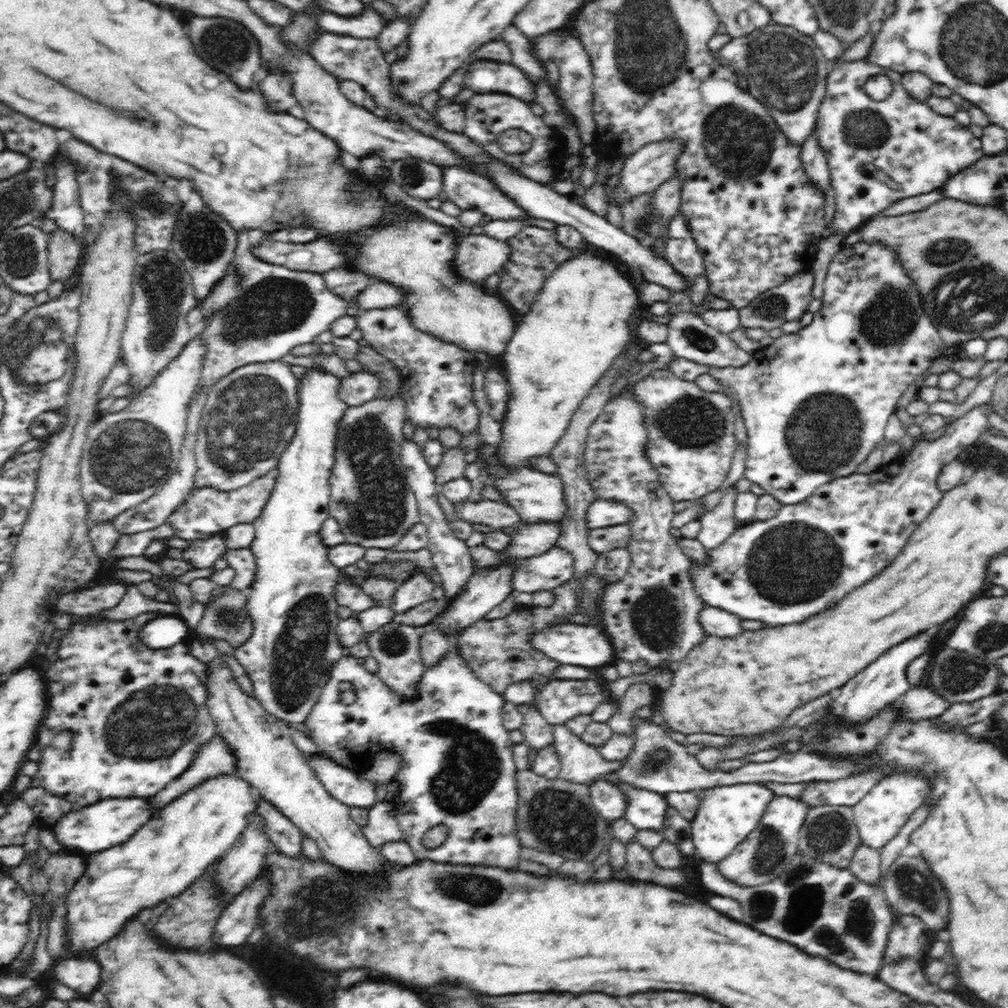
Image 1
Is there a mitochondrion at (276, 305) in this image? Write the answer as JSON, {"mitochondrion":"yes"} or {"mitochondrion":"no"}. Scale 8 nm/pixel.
{"mitochondrion":"yes"}

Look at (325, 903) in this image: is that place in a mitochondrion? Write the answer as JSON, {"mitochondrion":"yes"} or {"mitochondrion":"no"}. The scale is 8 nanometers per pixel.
{"mitochondrion":"yes"}

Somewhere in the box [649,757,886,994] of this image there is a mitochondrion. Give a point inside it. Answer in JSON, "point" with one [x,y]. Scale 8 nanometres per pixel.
{"point":[828,833]}

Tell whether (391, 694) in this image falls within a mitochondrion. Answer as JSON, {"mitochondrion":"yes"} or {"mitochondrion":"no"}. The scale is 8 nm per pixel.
{"mitochondrion":"no"}

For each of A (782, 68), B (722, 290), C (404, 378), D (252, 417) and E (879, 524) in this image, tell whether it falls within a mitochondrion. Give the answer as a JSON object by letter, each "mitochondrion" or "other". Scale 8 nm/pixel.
{"A":"mitochondrion","B":"other","C":"other","D":"mitochondrion","E":"other"}

